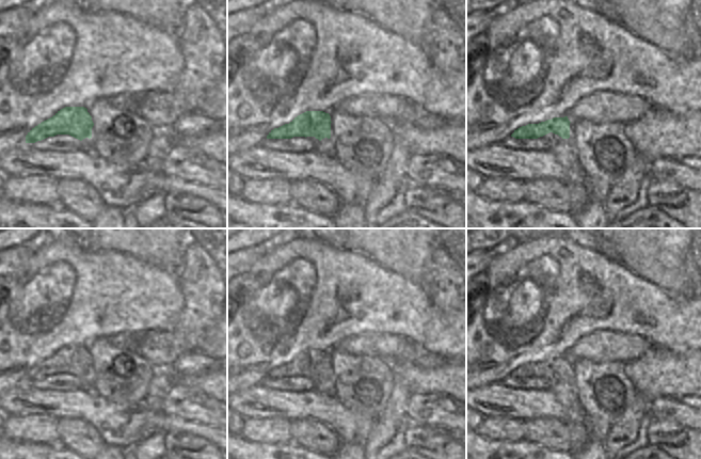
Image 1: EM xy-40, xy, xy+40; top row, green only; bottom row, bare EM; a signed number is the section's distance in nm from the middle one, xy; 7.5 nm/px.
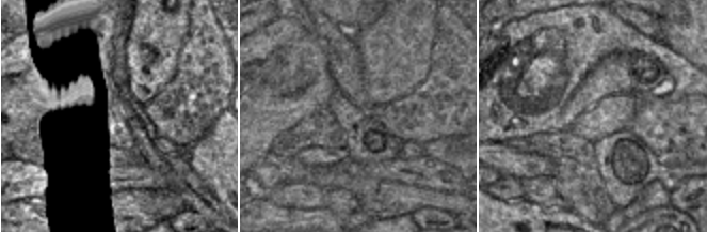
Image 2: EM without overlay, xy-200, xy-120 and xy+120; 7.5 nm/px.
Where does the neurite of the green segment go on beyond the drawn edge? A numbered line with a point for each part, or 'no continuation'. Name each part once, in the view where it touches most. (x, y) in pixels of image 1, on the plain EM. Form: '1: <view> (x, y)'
no continuation

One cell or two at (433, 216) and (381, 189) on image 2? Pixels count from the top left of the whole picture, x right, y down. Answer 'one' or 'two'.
two

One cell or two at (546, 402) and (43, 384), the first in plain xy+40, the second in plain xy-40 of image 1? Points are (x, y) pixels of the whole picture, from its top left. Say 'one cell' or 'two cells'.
two cells

